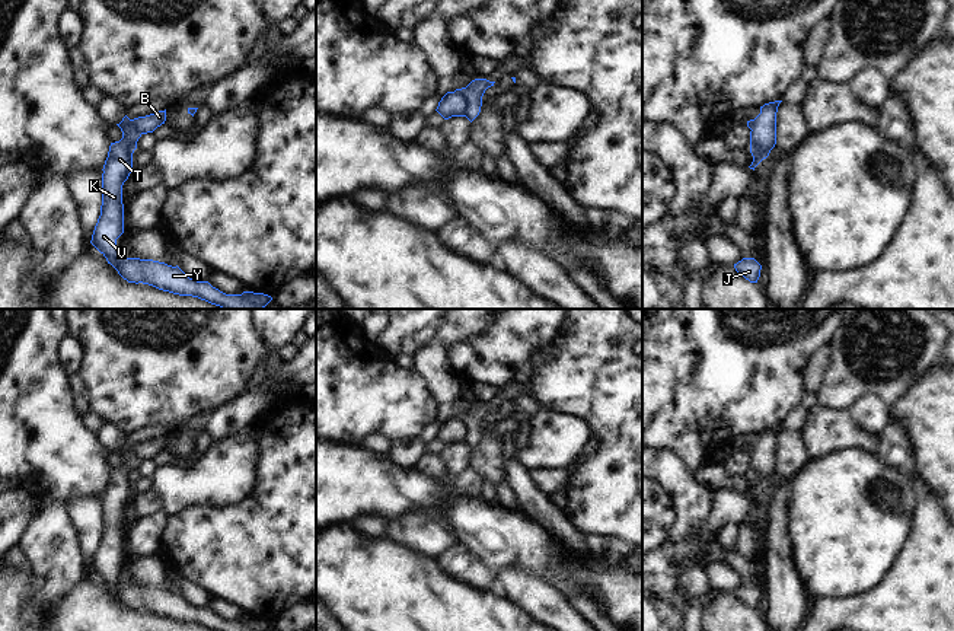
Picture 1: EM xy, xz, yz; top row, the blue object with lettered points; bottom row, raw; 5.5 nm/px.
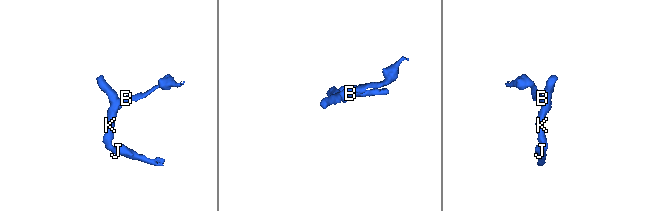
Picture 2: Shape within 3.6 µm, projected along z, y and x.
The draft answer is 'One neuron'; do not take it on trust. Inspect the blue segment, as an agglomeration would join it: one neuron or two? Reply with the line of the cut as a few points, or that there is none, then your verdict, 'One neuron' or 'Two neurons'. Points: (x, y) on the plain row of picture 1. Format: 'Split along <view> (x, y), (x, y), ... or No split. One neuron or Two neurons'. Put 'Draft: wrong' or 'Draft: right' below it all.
Split along xz (455, 417), (463, 426), (465, 442). Two neurons
Draft: wrong

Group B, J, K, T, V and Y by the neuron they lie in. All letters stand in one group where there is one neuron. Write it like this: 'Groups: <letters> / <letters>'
Groups: B / J K T V Y

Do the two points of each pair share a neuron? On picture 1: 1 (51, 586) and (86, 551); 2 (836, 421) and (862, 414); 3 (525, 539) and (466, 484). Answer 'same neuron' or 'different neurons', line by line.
1: different neurons
2: different neurons
3: different neurons

